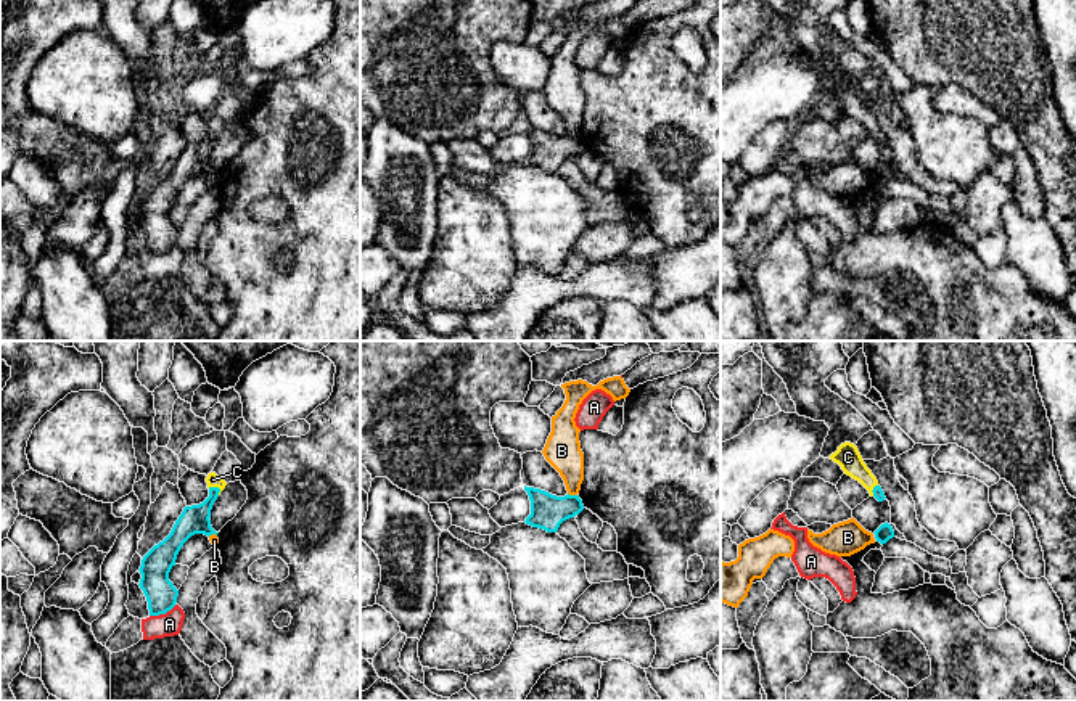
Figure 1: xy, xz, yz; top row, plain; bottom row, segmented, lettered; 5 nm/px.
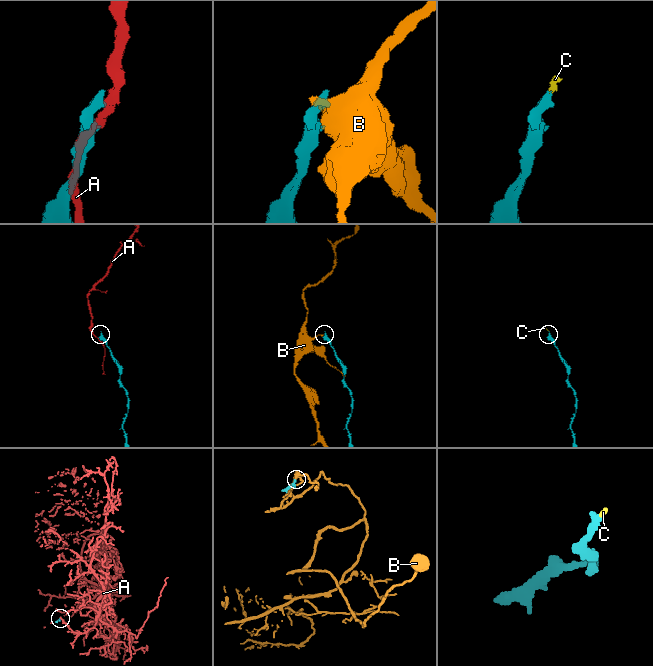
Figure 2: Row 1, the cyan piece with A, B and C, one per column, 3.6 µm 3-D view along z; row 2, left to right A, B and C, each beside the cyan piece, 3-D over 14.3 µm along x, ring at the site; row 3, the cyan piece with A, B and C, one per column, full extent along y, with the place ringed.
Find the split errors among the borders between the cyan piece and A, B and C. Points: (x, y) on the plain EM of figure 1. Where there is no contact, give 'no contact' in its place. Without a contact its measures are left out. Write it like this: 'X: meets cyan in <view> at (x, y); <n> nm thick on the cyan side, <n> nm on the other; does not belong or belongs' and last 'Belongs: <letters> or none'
A: meets cyan in xy at (163, 253); 160 nm thick on the cyan side, 120 nm on the other; does not belong
B: meets cyan in xz at (573, 135); 180 nm thick on the cyan side, 180 nm on the other; does not belong
C: meets cyan in xy at (214, 127); 140 nm thick on the cyan side, 70 nm on the other; belongs
Belongs: C

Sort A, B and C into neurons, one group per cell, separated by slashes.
A / B / C

